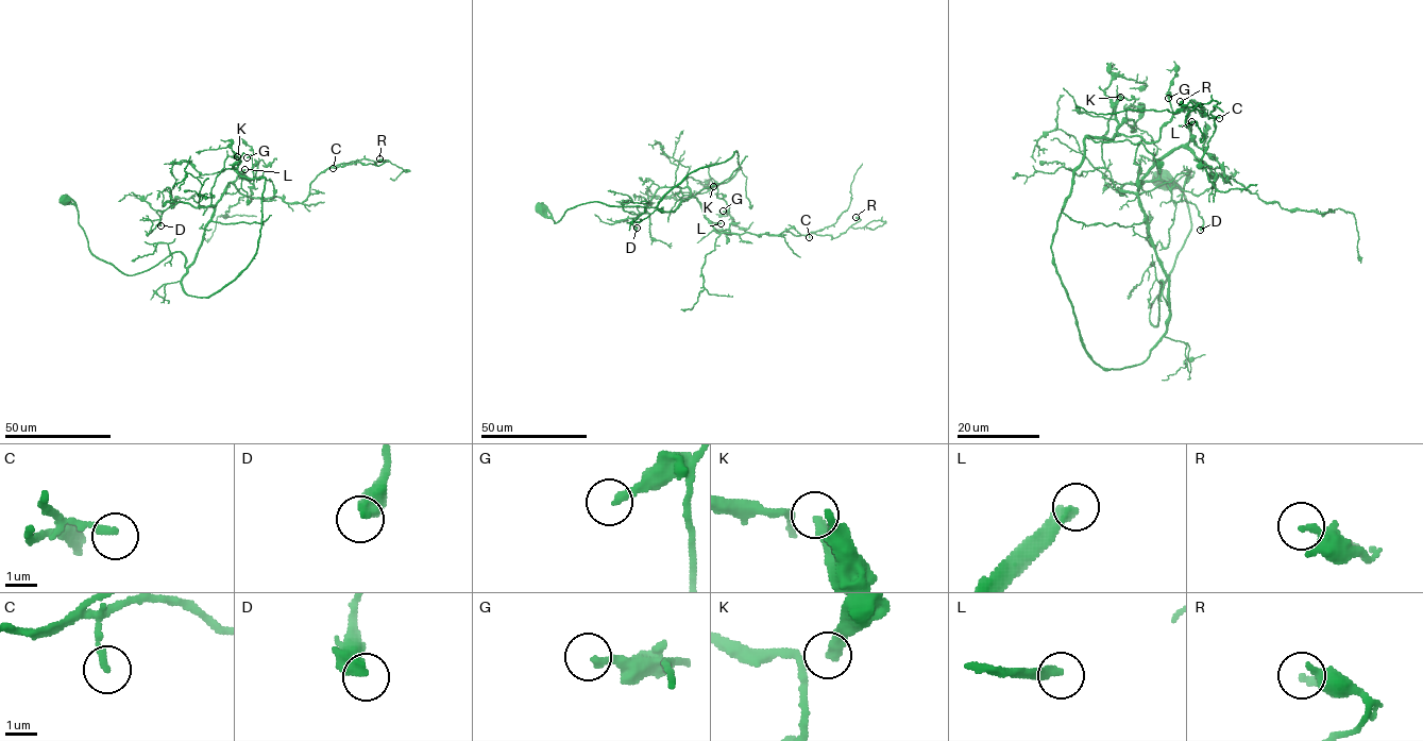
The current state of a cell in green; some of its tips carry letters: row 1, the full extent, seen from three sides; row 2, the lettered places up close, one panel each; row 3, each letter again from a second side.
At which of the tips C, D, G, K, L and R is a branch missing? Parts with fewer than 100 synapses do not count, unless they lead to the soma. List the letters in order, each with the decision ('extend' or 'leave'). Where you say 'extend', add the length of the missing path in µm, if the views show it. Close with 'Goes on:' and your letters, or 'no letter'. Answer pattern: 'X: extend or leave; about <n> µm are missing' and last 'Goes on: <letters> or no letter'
C: leave
D: leave
G: leave
K: extend; about 50 µm are missing
L: extend; about 70 µm are missing
R: leave
Goes on: K, L

